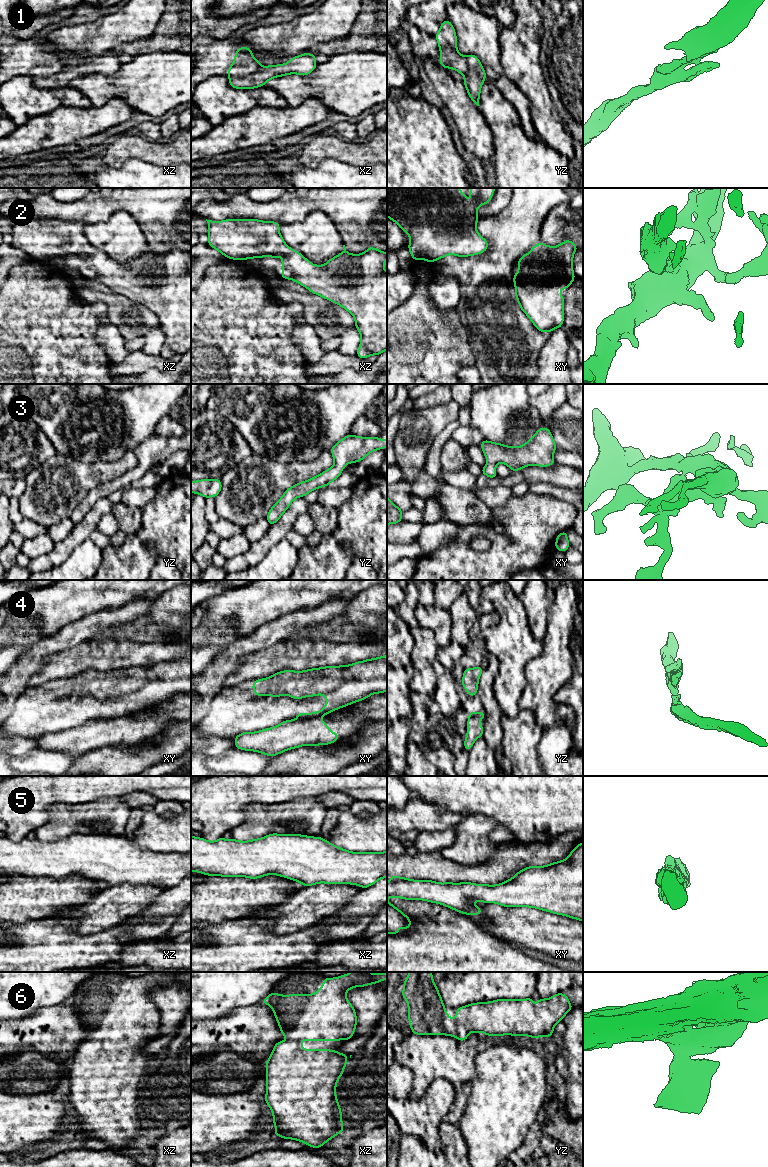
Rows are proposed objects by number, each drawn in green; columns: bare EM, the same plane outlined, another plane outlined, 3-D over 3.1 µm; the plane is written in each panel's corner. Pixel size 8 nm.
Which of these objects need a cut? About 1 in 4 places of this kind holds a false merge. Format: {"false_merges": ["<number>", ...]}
{"false_merges": ["1", "4"]}

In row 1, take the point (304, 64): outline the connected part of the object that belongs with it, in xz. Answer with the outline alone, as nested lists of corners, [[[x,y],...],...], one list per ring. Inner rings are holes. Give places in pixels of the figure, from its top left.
[[[304,53],[299,56],[290,58],[288,63],[264,66],[243,77],[229,77],[229,84],[231,87],[236,89],[253,89],[257,87],[263,87],[267,81],[275,77],[286,76],[288,74],[298,74],[302,76],[309,75],[317,67],[315,57],[316,54]]]

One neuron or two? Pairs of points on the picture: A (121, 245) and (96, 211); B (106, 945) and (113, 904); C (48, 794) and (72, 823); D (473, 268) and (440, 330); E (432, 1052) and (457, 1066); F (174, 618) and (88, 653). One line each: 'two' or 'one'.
A: two
B: two
C: two
D: two
E: one
F: one

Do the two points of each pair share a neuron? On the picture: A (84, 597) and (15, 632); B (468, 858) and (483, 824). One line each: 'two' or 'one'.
A: one
B: one

